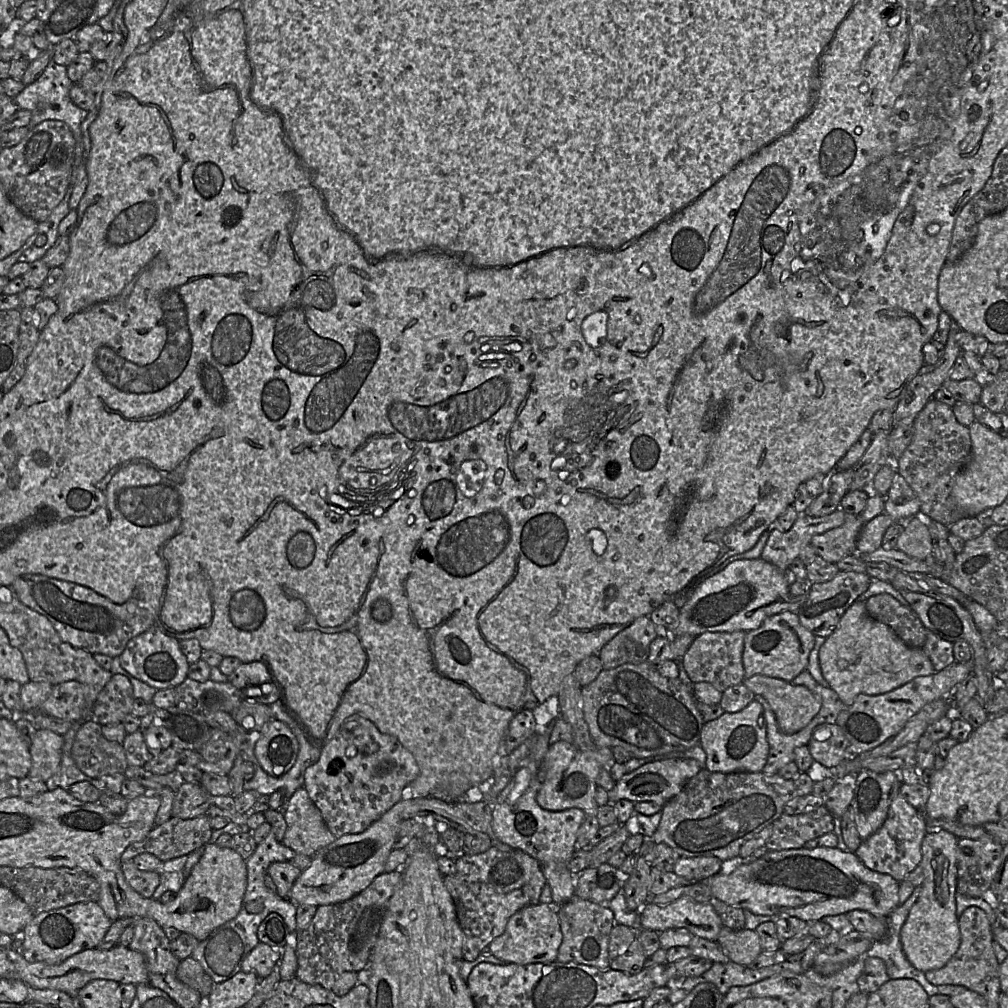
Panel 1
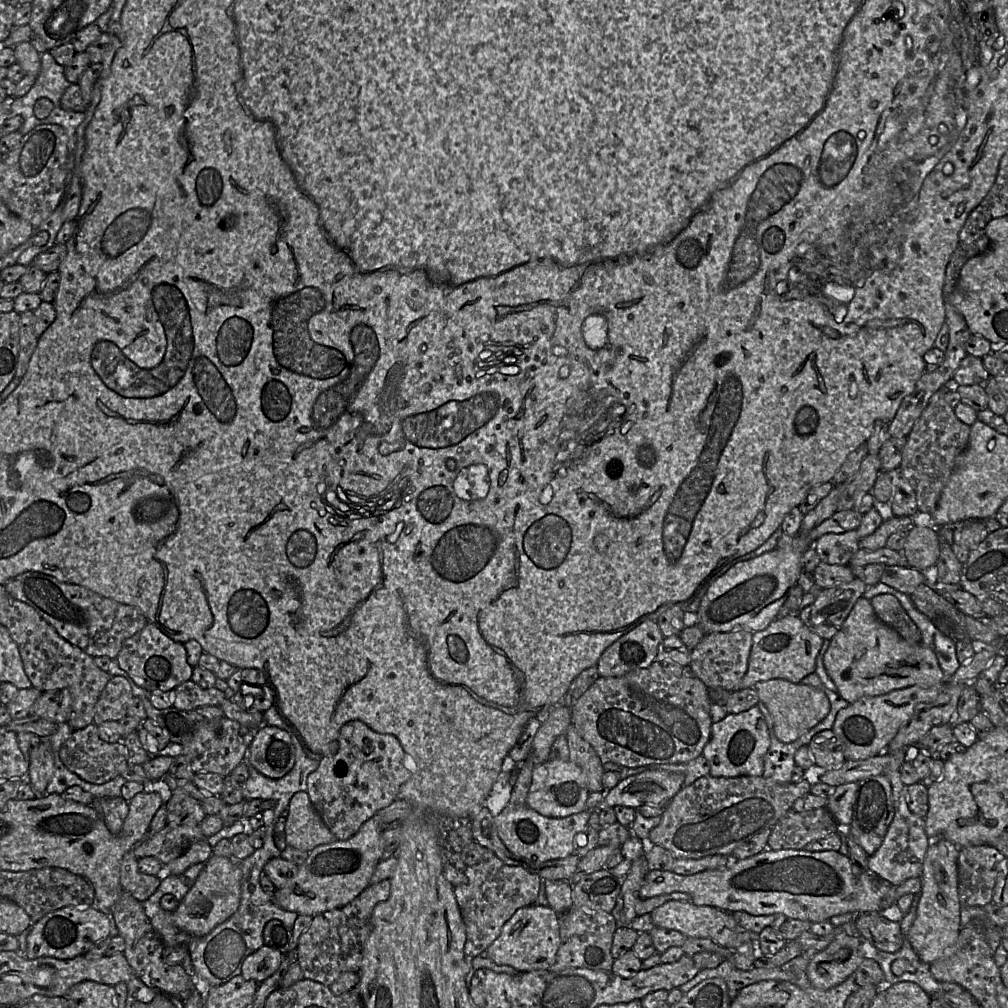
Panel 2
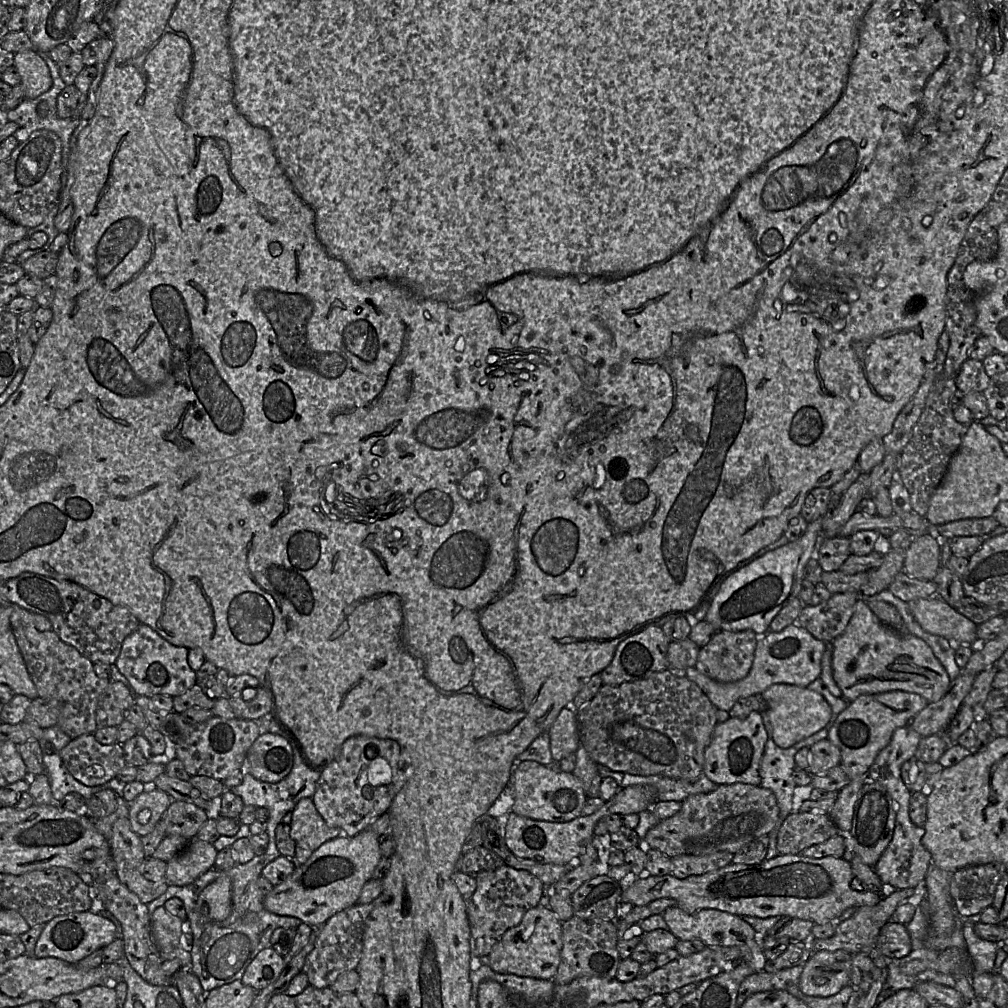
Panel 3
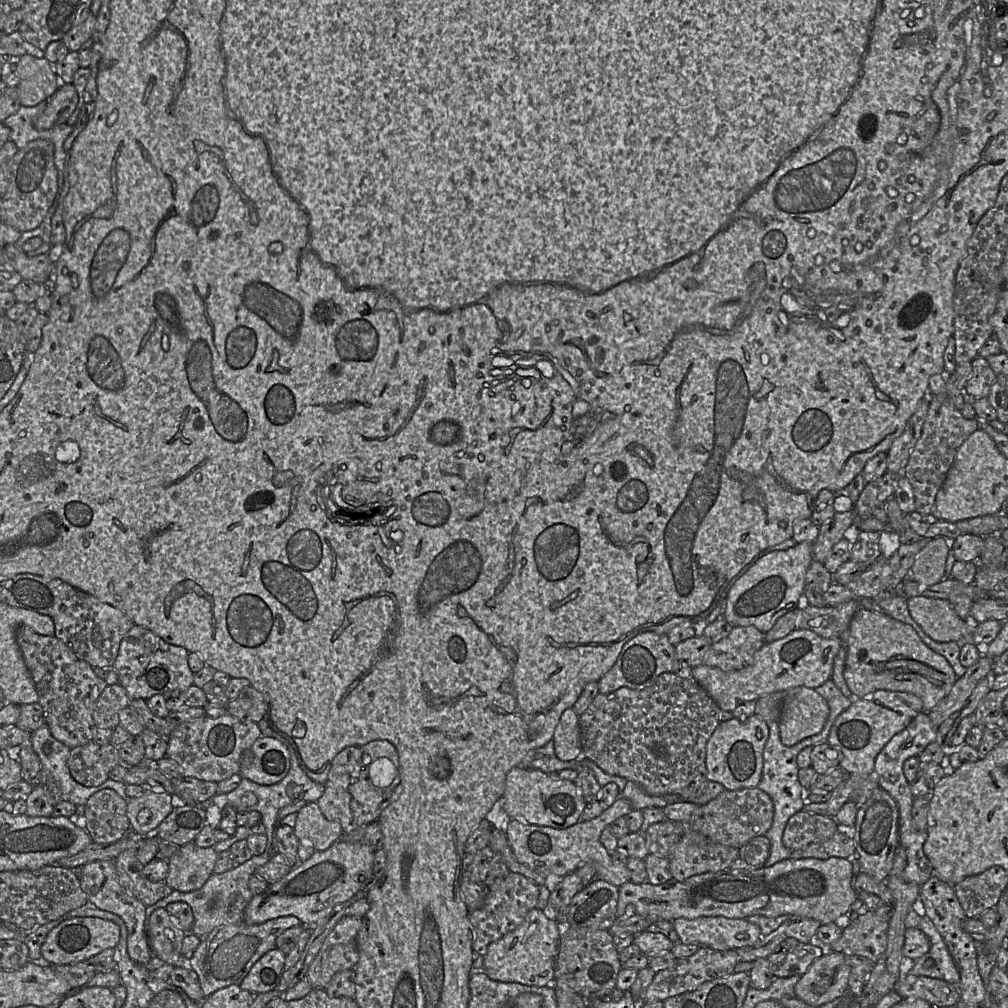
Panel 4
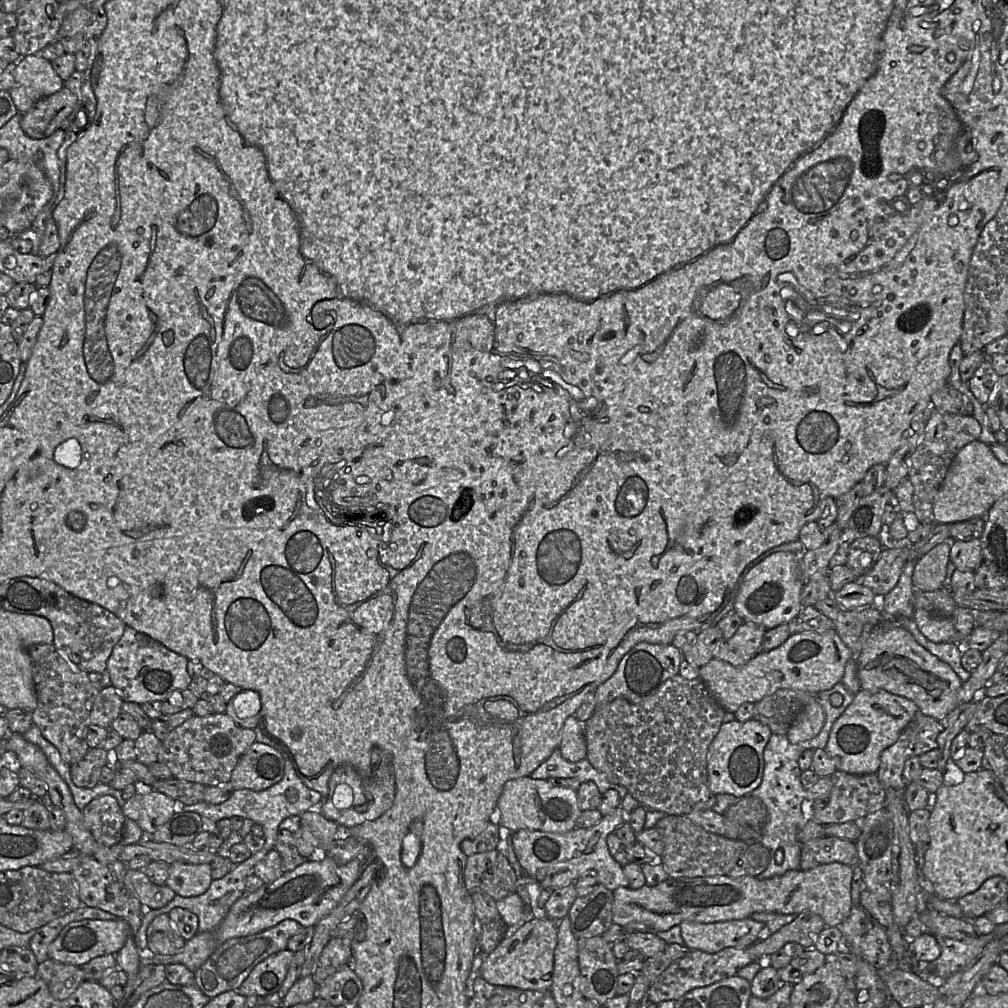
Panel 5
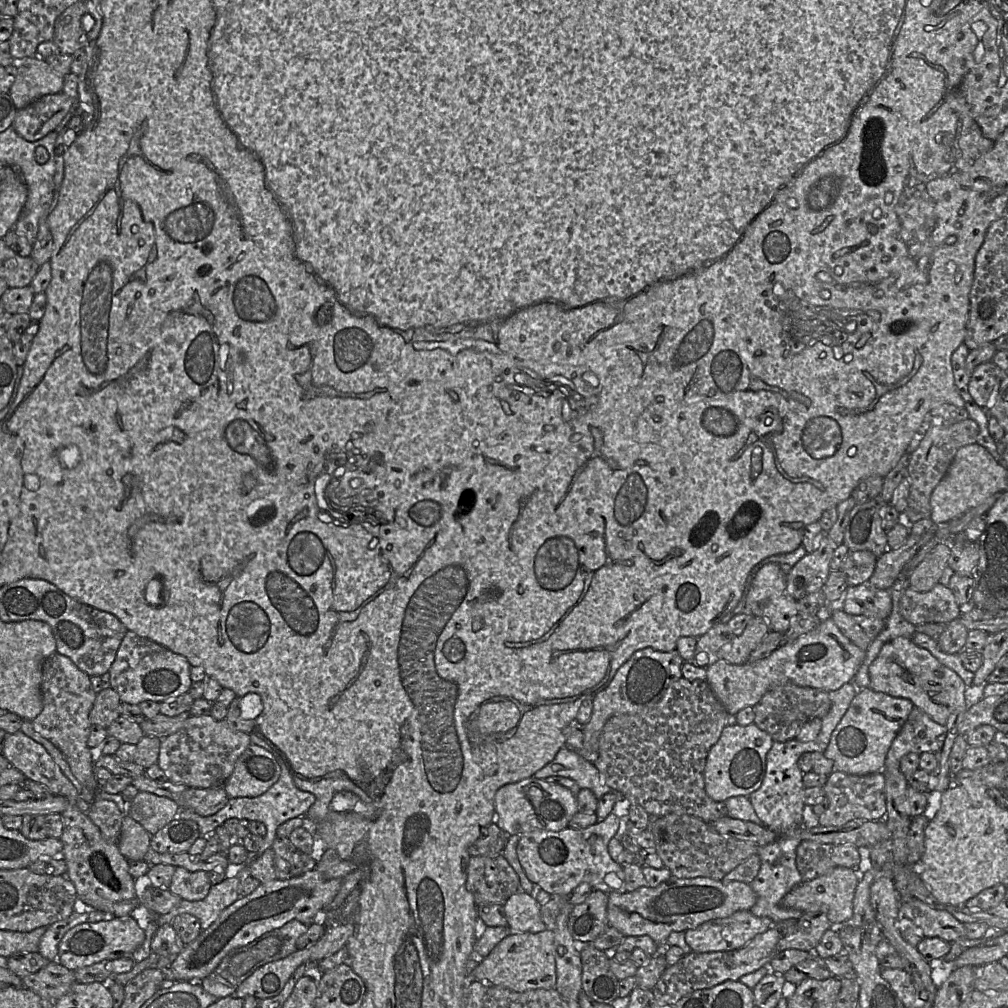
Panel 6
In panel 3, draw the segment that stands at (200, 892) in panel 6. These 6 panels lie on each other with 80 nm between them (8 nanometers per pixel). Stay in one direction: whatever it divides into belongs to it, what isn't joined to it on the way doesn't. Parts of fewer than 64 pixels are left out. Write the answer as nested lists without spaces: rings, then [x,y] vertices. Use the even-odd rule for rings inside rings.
[[[193,838],[188,846],[167,862],[168,885],[186,886],[214,867],[218,851],[208,842]]]

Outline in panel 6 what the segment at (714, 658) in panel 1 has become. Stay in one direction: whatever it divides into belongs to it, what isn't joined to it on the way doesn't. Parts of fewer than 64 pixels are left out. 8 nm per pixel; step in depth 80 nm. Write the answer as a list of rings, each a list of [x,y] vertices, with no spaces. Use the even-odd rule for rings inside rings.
[[[753,617],[740,635],[735,636],[730,643],[719,650],[720,659],[731,664],[746,663],[751,652],[761,643],[769,631],[765,619]]]

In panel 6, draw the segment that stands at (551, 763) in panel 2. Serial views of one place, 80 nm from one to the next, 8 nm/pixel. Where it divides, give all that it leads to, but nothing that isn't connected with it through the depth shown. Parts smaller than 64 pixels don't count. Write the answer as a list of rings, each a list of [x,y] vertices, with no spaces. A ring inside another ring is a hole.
[[[533,776],[516,783],[506,784],[497,790],[494,798],[495,822],[509,835],[533,831],[561,831],[568,827],[571,818],[578,812],[577,798],[568,789],[558,784],[549,784],[545,779]]]

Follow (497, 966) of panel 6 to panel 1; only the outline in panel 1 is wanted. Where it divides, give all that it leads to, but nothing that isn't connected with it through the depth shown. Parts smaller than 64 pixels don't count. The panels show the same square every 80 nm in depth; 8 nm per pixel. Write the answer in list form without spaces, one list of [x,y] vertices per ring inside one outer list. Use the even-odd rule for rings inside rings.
[[[535,904],[523,907],[507,921],[504,932],[490,944],[490,953],[505,961],[519,965],[534,963],[551,963],[556,961],[558,949],[562,942],[562,933],[553,904]]]

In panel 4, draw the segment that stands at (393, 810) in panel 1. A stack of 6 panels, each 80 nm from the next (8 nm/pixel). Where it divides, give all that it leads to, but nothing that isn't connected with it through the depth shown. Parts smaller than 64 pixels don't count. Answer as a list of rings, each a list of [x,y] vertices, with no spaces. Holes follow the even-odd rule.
[[[338,840],[324,851],[315,851],[282,879],[269,884],[263,893],[253,895],[245,908],[245,922],[254,925],[282,916],[295,916],[301,925],[314,926],[327,917],[335,906],[350,900],[365,887],[372,873],[375,850],[369,845]]]

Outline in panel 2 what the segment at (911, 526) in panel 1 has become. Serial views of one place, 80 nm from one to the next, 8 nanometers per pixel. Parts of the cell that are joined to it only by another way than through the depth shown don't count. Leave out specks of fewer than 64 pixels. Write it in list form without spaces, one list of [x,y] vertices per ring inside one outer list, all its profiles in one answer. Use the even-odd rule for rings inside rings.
[[[915,525],[908,533],[903,548],[907,567],[922,572],[929,586],[937,582],[936,563],[939,557],[939,535],[936,529]]]

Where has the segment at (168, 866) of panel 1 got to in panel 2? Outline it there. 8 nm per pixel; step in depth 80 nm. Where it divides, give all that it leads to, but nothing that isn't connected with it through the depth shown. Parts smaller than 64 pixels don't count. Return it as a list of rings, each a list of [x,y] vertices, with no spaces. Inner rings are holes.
[[[205,863],[194,864],[181,875],[166,874],[163,868],[162,873],[158,875],[161,879],[160,886],[148,900],[142,902],[149,919],[151,920],[155,913],[157,913],[157,910],[152,909],[152,907],[160,905],[160,900],[165,894],[174,895],[180,902],[194,885],[204,866]]]

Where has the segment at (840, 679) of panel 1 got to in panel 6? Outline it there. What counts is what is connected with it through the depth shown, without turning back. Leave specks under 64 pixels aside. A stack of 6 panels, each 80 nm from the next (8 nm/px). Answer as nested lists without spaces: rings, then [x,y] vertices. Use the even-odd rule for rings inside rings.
[[[897,637],[884,644],[869,667],[869,677],[869,688],[894,697],[909,699],[914,706],[941,725],[946,724],[953,712],[966,711],[971,697],[977,692],[977,695],[982,694],[983,687],[967,687],[953,670],[906,637]]]

